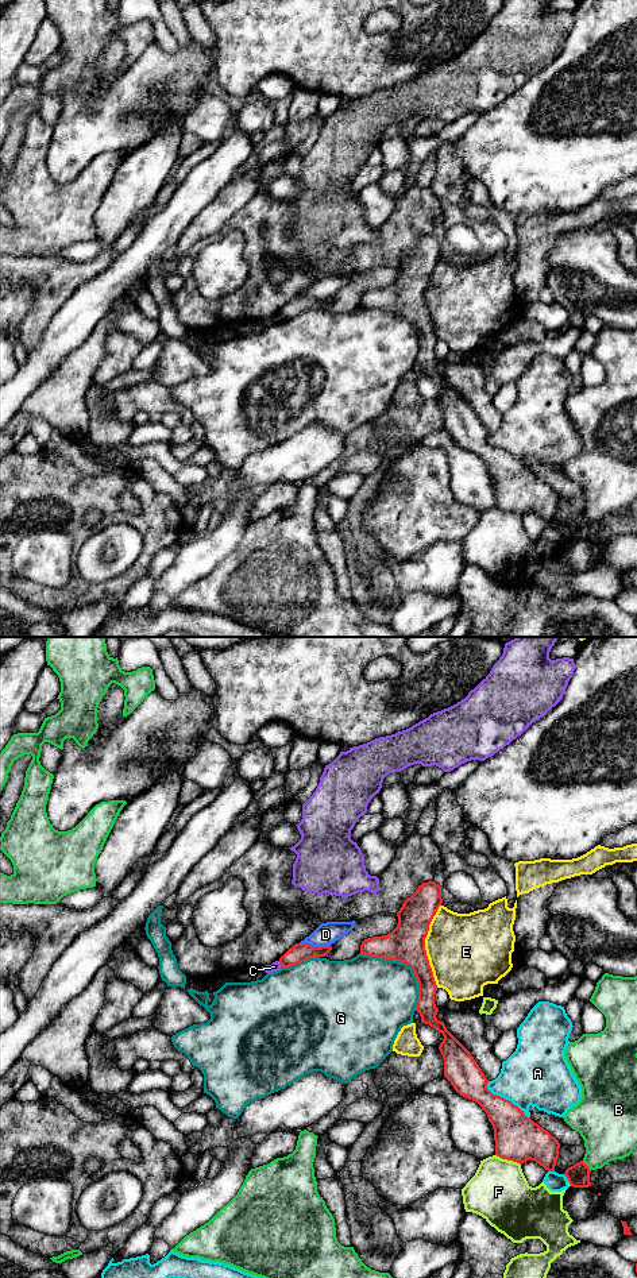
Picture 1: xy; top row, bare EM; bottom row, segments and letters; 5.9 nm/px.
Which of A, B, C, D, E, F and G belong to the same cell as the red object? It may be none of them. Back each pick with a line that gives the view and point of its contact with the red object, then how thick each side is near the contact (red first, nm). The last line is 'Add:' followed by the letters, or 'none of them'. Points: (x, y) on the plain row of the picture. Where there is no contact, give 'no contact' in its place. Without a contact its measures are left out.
Add: none of them

